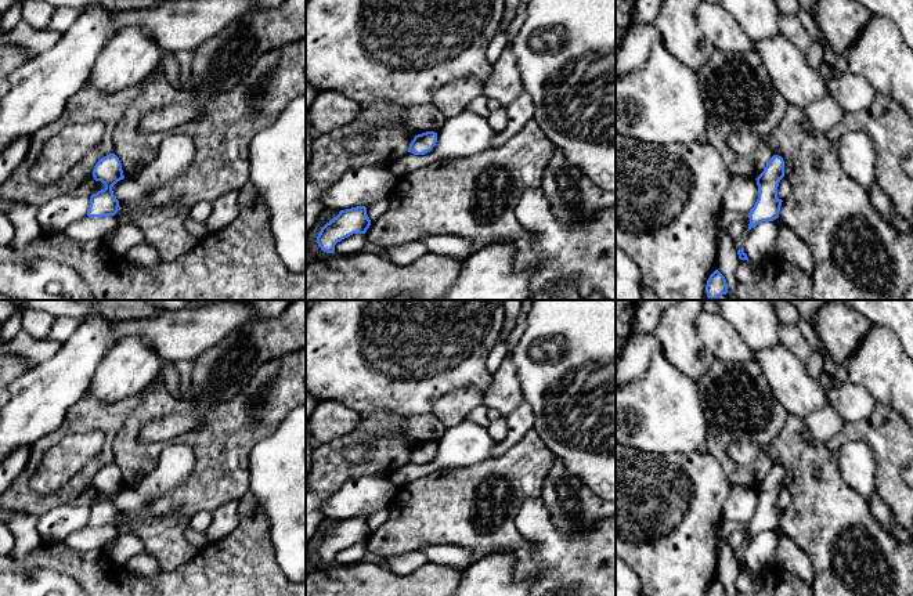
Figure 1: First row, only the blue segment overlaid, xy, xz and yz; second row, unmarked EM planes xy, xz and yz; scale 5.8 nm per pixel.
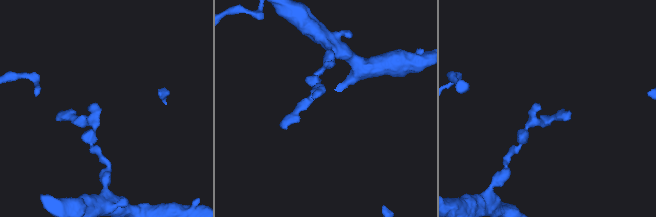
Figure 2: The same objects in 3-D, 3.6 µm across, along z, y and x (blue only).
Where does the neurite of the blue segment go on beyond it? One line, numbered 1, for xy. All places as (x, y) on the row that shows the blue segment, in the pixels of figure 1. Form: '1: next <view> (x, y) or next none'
1: next none

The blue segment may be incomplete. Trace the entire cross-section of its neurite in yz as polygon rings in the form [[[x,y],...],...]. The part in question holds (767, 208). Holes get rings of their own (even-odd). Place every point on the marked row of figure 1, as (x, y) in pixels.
[[[773,155],[764,171],[755,178],[758,199],[748,213],[750,224],[747,231],[762,221],[773,221],[779,217],[783,201],[777,198],[777,187],[783,177],[784,160],[782,156]]]

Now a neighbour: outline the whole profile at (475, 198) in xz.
[[[531,119],[499,148],[462,159],[443,159],[405,173],[390,192],[385,214],[367,230],[367,241],[386,250],[436,234],[461,236],[477,245],[488,245],[498,238],[528,238],[515,207],[524,191],[541,187],[556,148]]]

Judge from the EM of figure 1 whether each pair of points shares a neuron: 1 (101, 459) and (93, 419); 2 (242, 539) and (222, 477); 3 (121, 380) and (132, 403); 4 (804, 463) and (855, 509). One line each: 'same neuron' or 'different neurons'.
1: same neuron
2: different neurons
3: different neurons
4: same neuron

